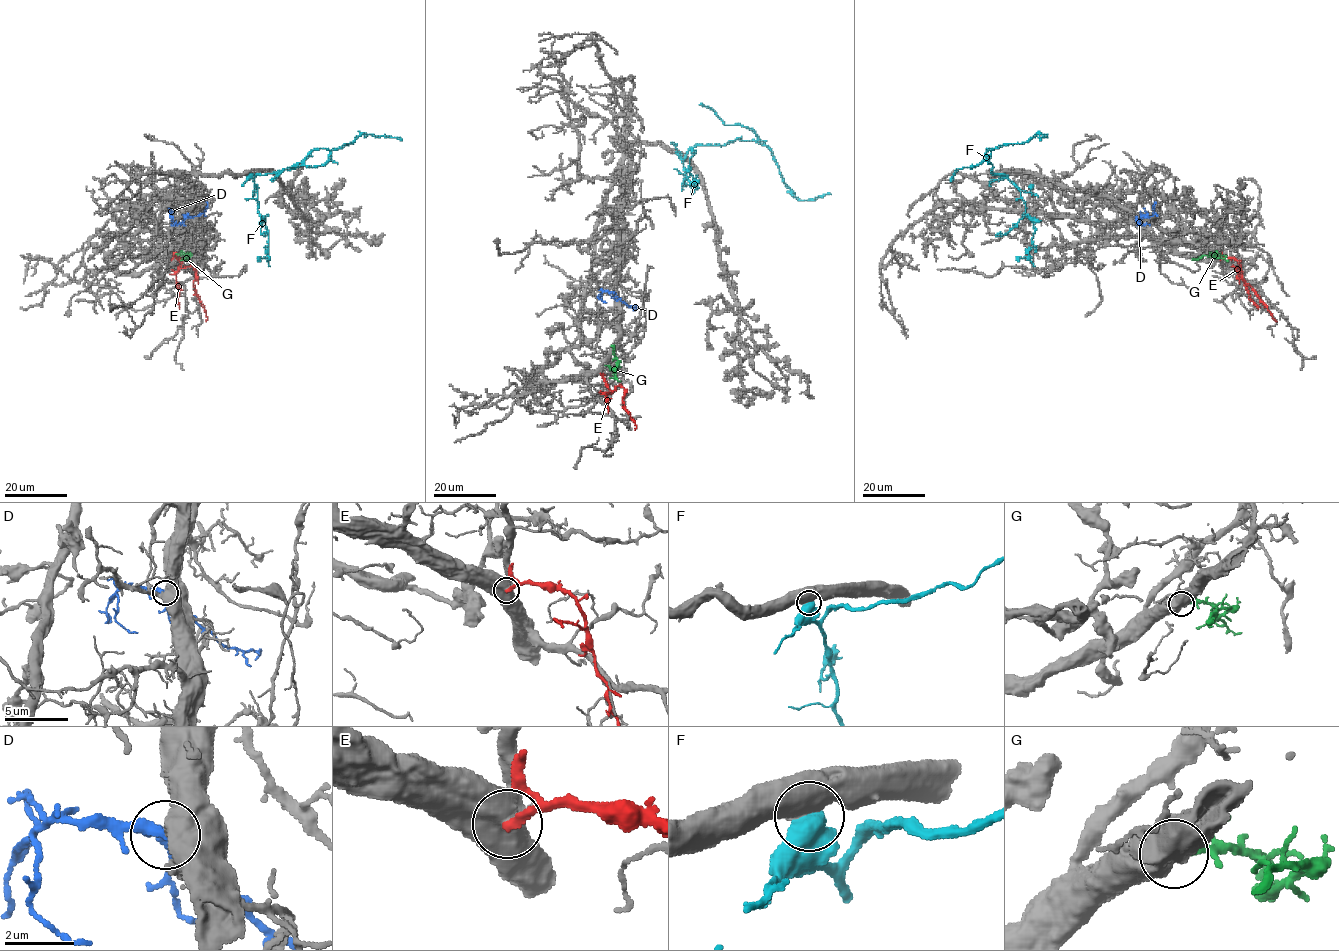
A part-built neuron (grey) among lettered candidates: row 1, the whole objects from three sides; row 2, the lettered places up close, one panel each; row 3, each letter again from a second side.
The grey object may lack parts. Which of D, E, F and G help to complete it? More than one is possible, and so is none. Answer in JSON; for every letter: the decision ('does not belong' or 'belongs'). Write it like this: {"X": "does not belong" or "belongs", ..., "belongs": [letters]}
{"D": "belongs", "E": "does not belong", "F": "does not belong", "G": "belongs", "belongs": ["D", "G"]}

